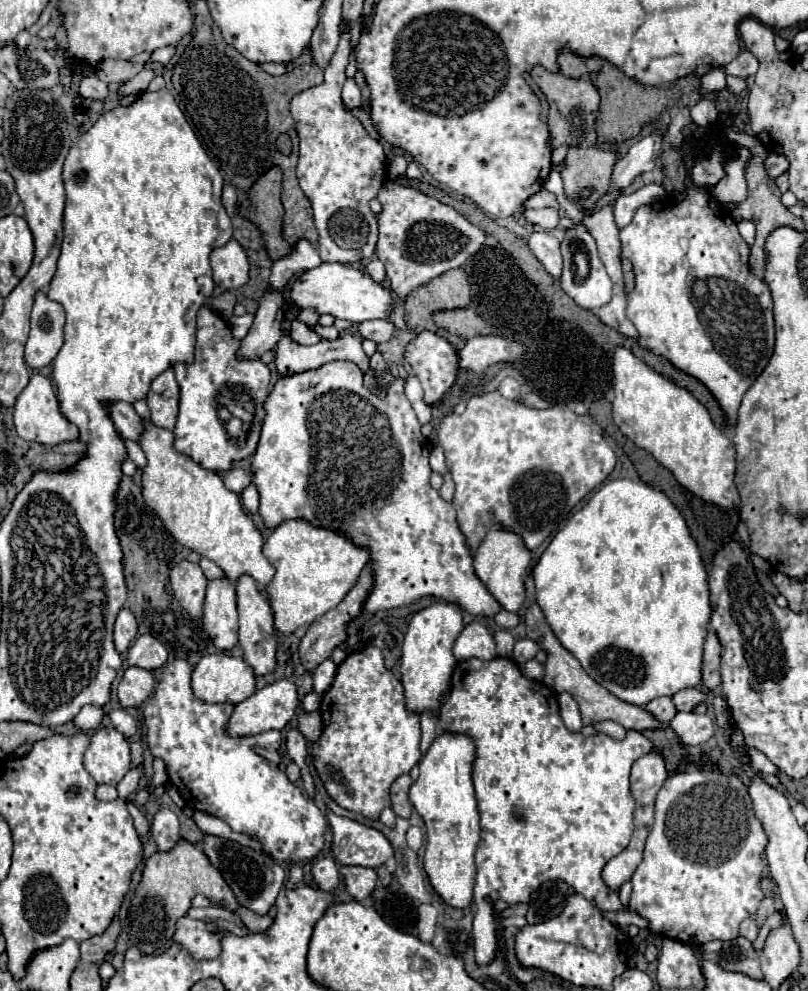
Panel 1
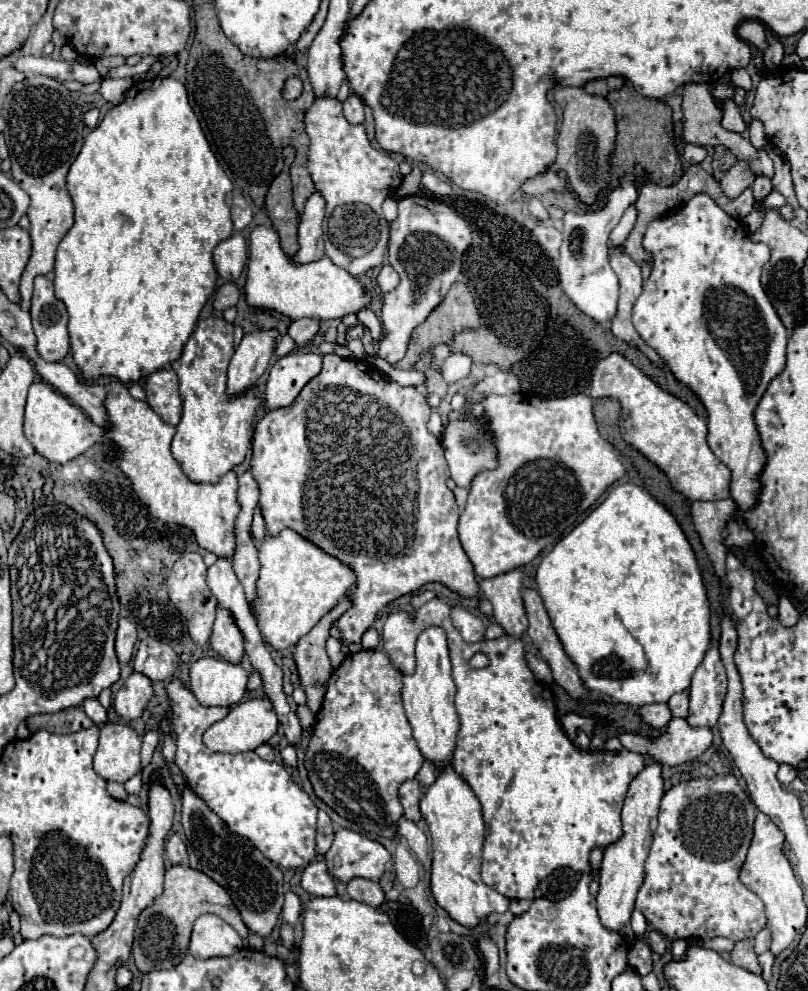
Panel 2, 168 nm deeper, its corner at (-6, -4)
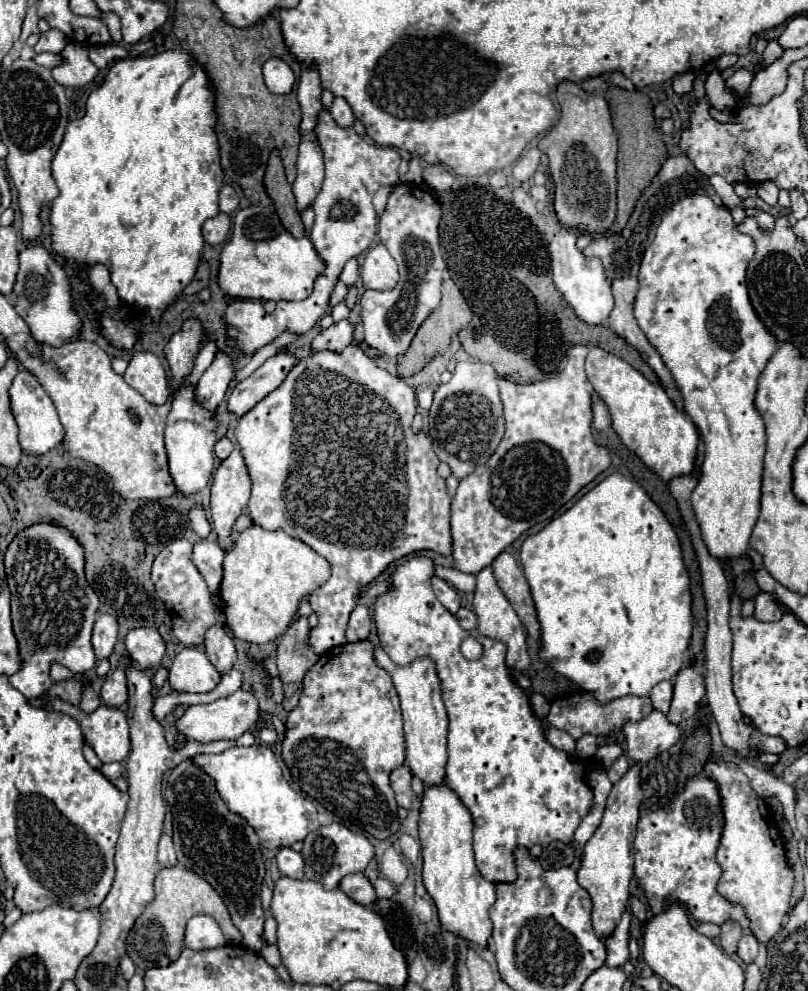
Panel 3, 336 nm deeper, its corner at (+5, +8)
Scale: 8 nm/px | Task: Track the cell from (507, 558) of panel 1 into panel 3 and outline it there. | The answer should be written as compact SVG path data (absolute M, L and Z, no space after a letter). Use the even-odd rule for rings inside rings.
M486 566L484 570L480 570L476 574L476 590L474 590L474 610L476 610L476 616L478 616L478 632L482 636L488 636L488 638L494 638L494 640L500 640L508 646L508 652L506 652L506 664L514 670L526 670L530 666L530 658L528 658L527 644L526 644L526 632L522 628L522 622L518 620L514 608L510 606L510 602L506 600L506 596L500 592L494 576L492 576L492 568Z

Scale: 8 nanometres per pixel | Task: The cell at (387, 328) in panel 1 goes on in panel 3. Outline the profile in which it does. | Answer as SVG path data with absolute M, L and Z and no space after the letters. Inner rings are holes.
M342 320L326 330L322 330L314 342L312 342L312 352L322 352L322 350L330 350L330 352L342 352L346 346L352 344L352 326L348 320Z

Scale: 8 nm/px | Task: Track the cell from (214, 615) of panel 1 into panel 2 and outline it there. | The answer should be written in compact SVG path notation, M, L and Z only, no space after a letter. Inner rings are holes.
M225 608L217 610L217 618L215 618L215 626L213 626L209 644L223 660L233 662L233 664L241 662L243 632L237 628L235 618L229 610L225 610Z

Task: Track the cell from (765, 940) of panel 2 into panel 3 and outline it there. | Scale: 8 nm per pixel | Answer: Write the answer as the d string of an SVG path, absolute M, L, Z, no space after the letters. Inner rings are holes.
M742 936L742 940L738 942L738 958L744 964L754 962L754 958L758 956L758 940L754 936Z

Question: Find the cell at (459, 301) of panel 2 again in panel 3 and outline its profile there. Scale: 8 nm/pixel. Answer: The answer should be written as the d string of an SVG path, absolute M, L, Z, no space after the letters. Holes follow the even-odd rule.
M452 280L444 282L442 286L442 304L440 308L436 308L436 312L432 312L432 316L428 316L428 320L424 320L424 324L420 326L418 334L414 336L408 352L398 360L398 374L400 378L410 378L414 376L416 372L420 372L432 358L440 356L446 352L446 348L450 346L452 338L470 322L472 318L472 312L462 296L462 292L456 288L456 284Z

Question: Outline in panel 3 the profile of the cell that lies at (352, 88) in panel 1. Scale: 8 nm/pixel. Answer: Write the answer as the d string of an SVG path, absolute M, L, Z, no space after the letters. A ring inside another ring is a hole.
M334 98L334 104L330 108L330 114L332 118L336 120L338 126L342 128L348 128L354 124L354 114L352 114L352 108L348 106L348 102L344 98Z

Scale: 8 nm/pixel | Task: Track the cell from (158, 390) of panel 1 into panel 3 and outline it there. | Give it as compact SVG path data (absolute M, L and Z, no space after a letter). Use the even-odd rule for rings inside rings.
M134 352L124 380L152 404L164 404L170 394L166 370L152 352Z

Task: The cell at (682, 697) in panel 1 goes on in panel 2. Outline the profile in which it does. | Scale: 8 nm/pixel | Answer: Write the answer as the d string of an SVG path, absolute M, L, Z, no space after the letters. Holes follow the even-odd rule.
M685 690L685 692L679 692L679 694L671 696L671 700L667 704L669 704L673 716L685 718L689 714L689 692Z

